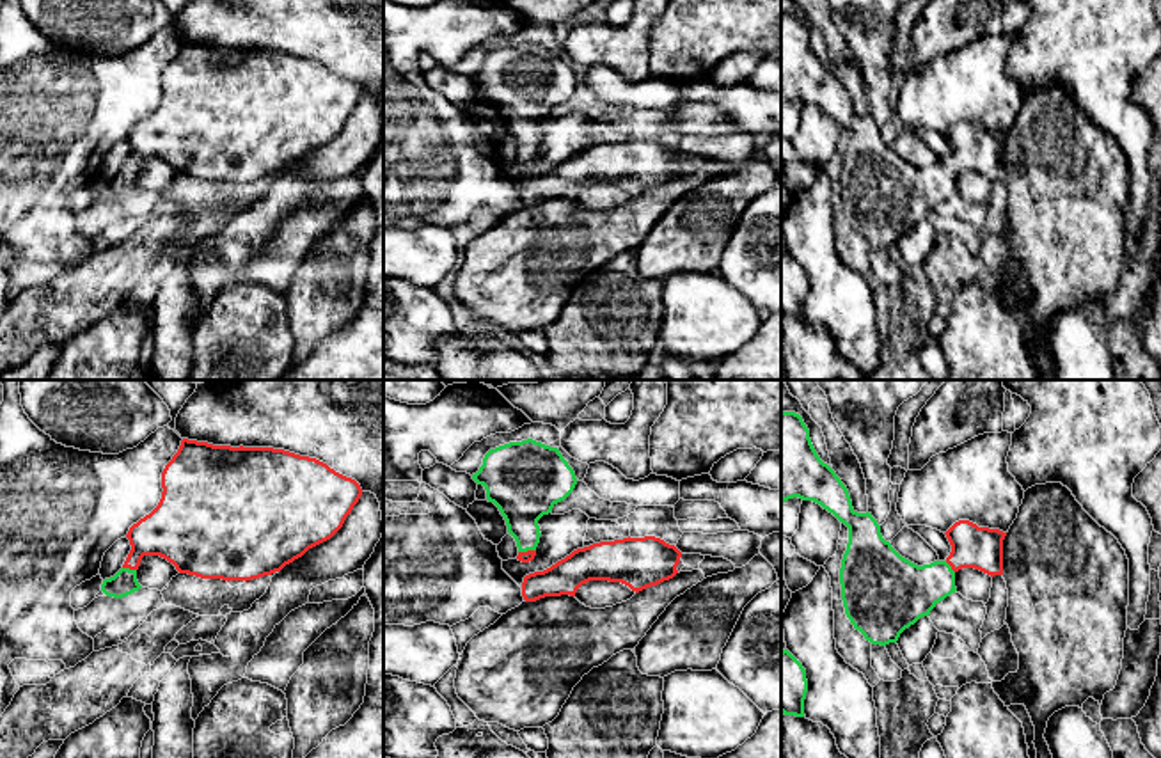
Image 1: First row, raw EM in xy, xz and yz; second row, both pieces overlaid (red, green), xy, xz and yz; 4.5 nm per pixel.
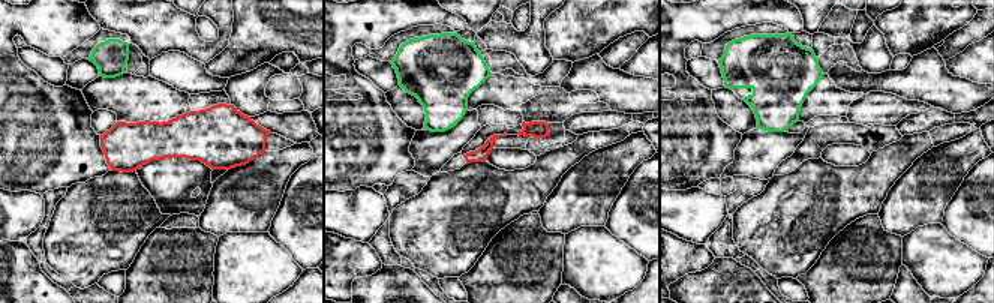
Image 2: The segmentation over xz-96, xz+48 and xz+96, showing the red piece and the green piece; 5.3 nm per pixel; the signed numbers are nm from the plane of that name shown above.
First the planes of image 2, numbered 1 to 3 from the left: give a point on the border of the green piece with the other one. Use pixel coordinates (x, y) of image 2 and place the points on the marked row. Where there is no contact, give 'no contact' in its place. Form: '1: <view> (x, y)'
1: no contact
2: no contact
3: no contact

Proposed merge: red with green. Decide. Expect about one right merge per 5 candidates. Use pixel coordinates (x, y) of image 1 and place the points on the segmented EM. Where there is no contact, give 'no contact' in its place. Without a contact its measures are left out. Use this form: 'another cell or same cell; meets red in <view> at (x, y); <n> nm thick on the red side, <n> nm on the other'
same cell; meets red in xy at (130, 568); 260 nm thick on the red side, 120 nm on the other

